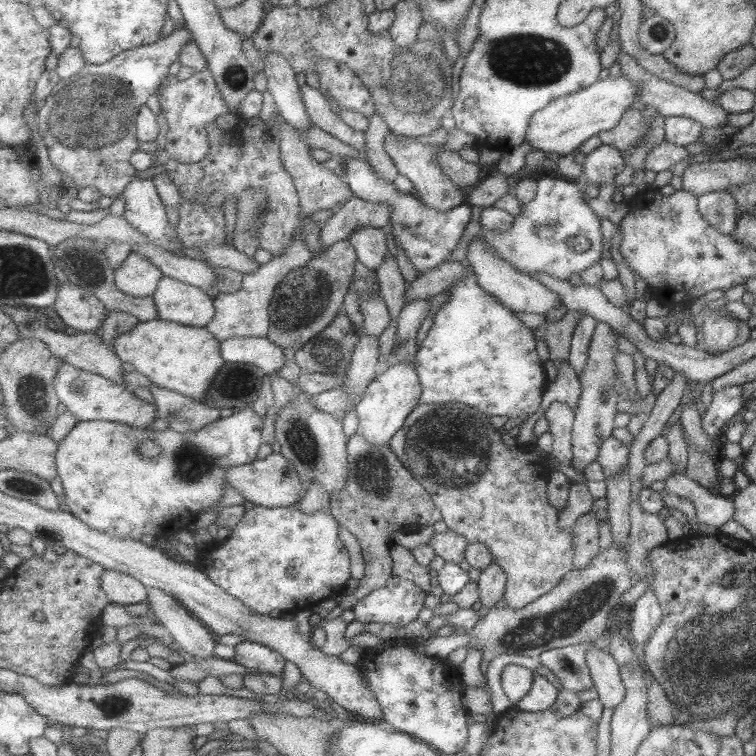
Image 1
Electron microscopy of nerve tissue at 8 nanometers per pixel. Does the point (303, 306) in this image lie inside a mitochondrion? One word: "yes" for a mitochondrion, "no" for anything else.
yes

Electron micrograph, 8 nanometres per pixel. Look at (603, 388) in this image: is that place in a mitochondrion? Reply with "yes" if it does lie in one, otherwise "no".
yes

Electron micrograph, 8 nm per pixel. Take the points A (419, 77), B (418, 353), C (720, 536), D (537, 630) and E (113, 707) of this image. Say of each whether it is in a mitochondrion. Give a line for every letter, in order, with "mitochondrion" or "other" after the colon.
A: mitochondrion
B: other
C: other
D: mitochondrion
E: mitochondrion

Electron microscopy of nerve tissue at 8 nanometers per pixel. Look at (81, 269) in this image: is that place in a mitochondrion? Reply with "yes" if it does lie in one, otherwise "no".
yes

